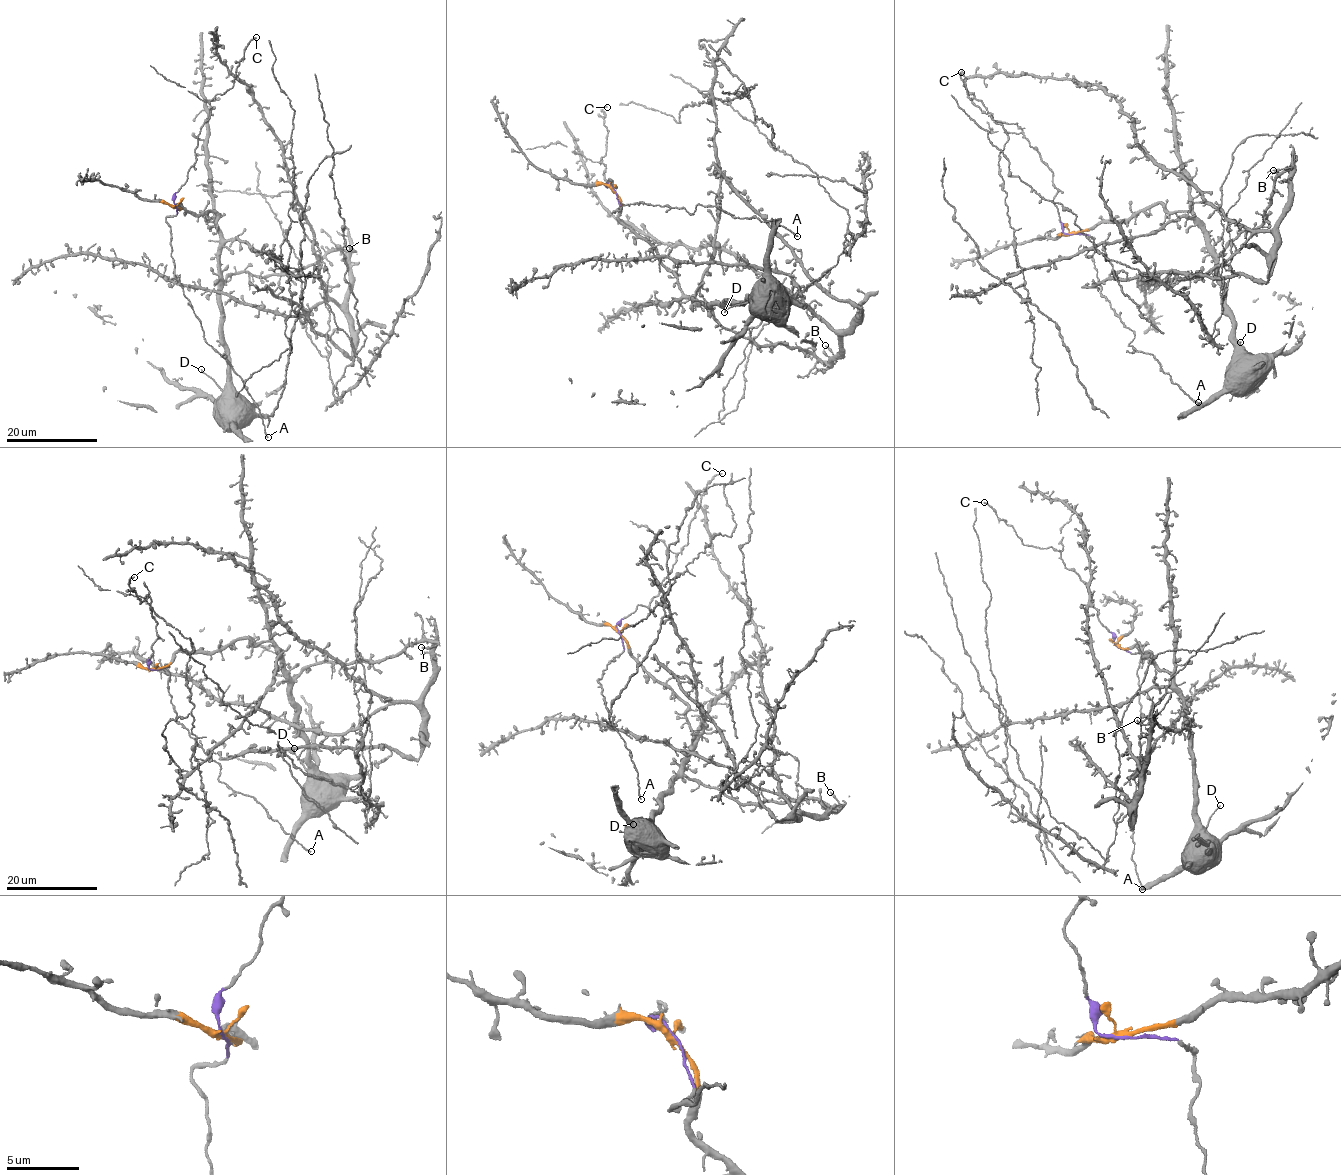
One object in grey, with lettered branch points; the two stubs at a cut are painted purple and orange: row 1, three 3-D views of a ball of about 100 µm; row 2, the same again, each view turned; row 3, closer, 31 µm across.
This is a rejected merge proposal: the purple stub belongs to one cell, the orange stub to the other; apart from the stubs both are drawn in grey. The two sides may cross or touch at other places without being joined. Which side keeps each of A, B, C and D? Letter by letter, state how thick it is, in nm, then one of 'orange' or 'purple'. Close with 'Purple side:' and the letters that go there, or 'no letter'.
A: 180 nm thick; purple
B: 140 nm thick; orange
C: 180 nm thick; purple
D: 170 nm thick; orange
Purple side: A, C

